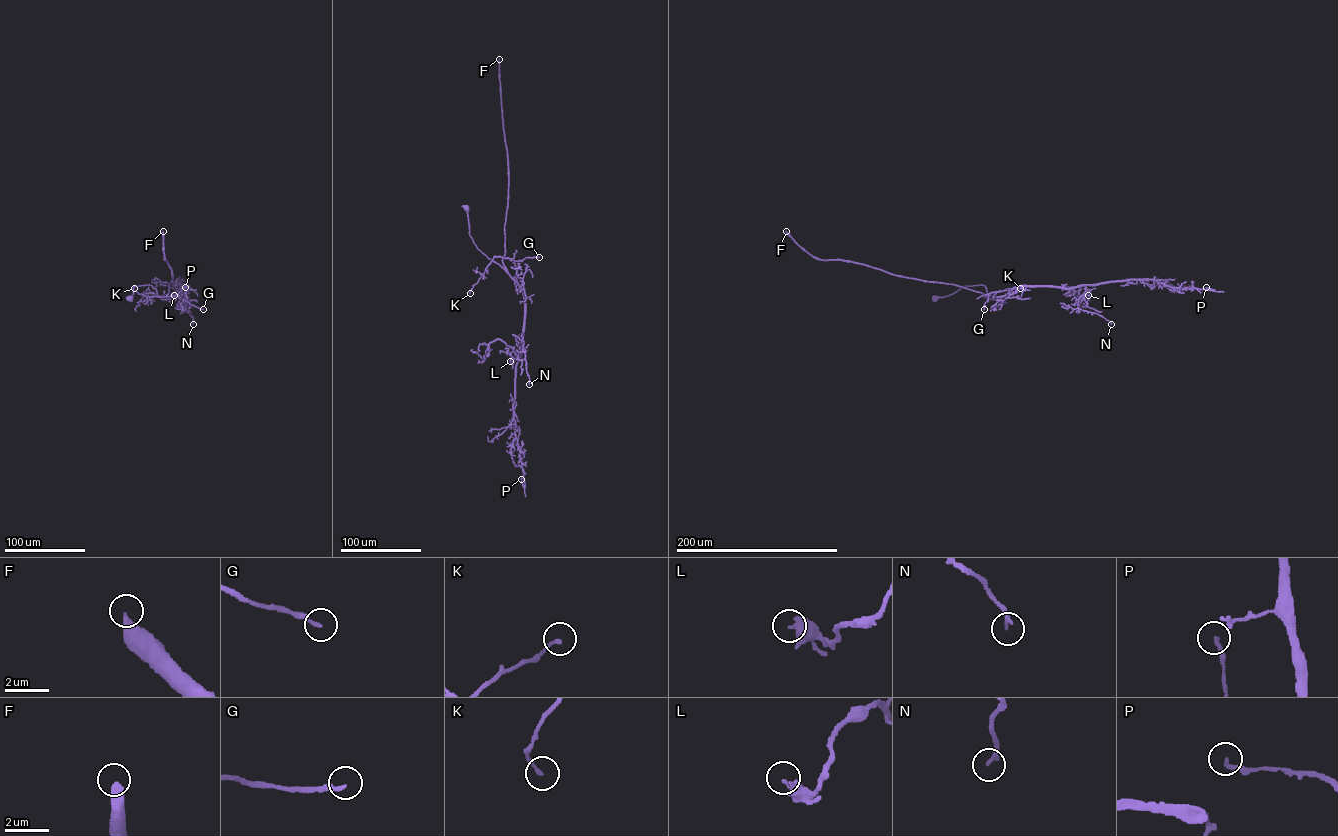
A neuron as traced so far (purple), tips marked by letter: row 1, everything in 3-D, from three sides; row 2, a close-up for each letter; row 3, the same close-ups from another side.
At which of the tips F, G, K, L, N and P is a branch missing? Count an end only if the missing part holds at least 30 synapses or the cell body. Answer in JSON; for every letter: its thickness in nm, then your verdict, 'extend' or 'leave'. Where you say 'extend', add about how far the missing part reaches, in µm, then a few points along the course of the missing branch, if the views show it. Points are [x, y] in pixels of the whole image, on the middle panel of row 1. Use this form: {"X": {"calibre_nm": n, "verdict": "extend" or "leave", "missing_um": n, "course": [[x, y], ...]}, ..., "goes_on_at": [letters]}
{"F": {"calibre_nm": 400, "verdict": "extend", "missing_um": 400}, "G": {"calibre_nm": 180, "verdict": "leave"}, "K": {"calibre_nm": 160, "verdict": "leave"}, "L": {"calibre_nm": 300, "verdict": "leave"}, "N": {"calibre_nm": 180, "verdict": "leave"}, "P": {"calibre_nm": 190, "verdict": "leave"}, "goes_on_at": ["F"]}

